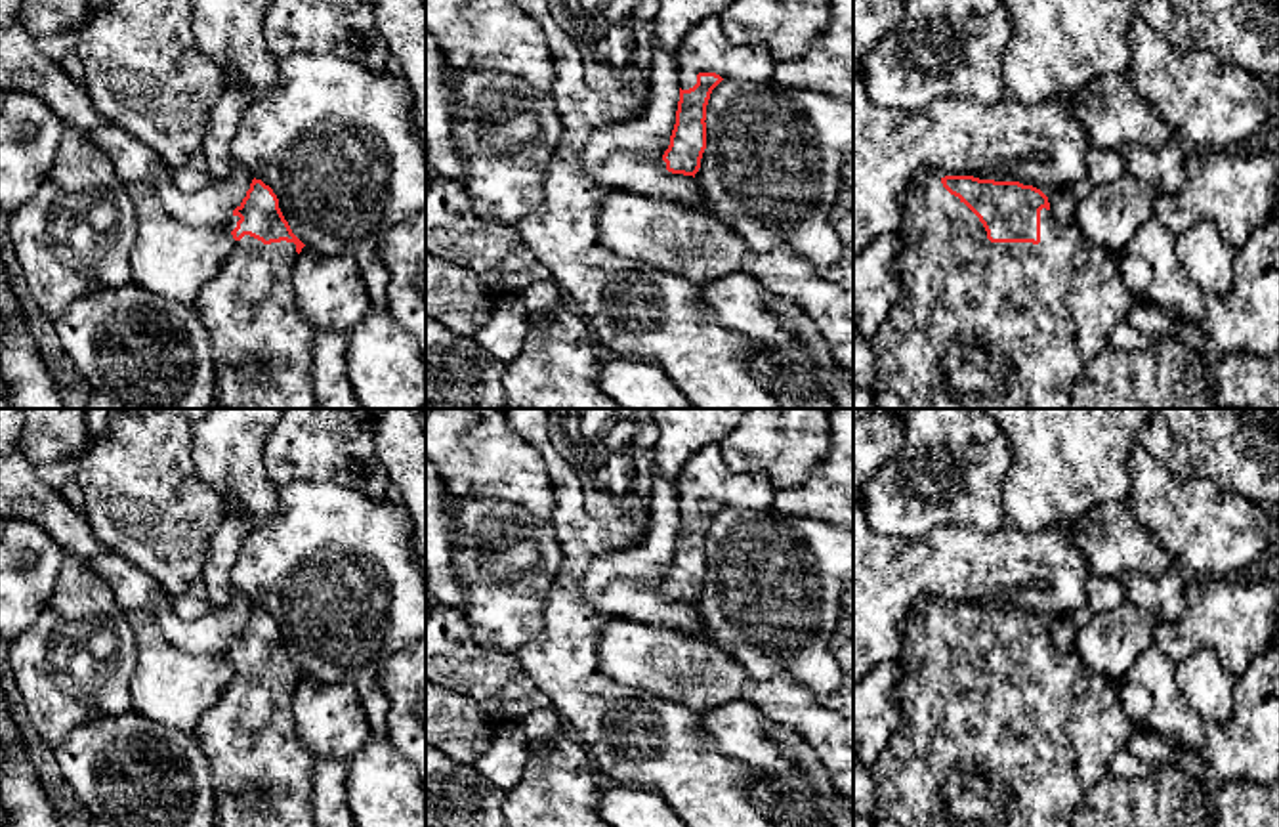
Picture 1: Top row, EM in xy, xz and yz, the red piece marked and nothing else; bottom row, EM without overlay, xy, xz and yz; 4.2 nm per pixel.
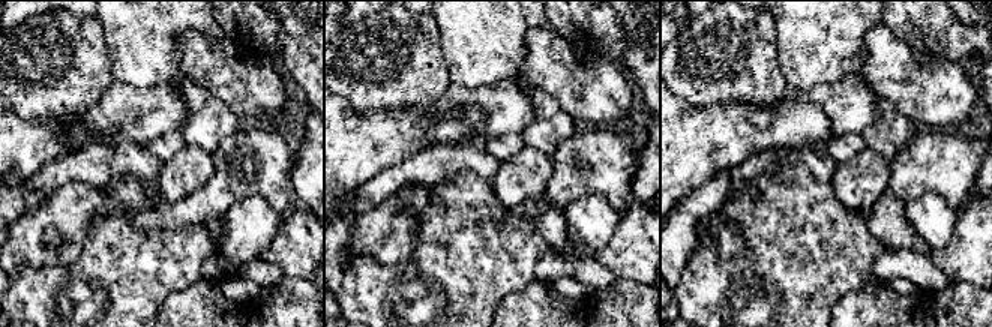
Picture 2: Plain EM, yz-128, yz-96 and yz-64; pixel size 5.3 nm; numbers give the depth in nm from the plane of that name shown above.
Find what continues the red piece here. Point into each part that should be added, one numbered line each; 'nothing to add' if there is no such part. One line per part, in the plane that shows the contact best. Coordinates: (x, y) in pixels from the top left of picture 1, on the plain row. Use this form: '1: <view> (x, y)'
1: yz (974, 747)

